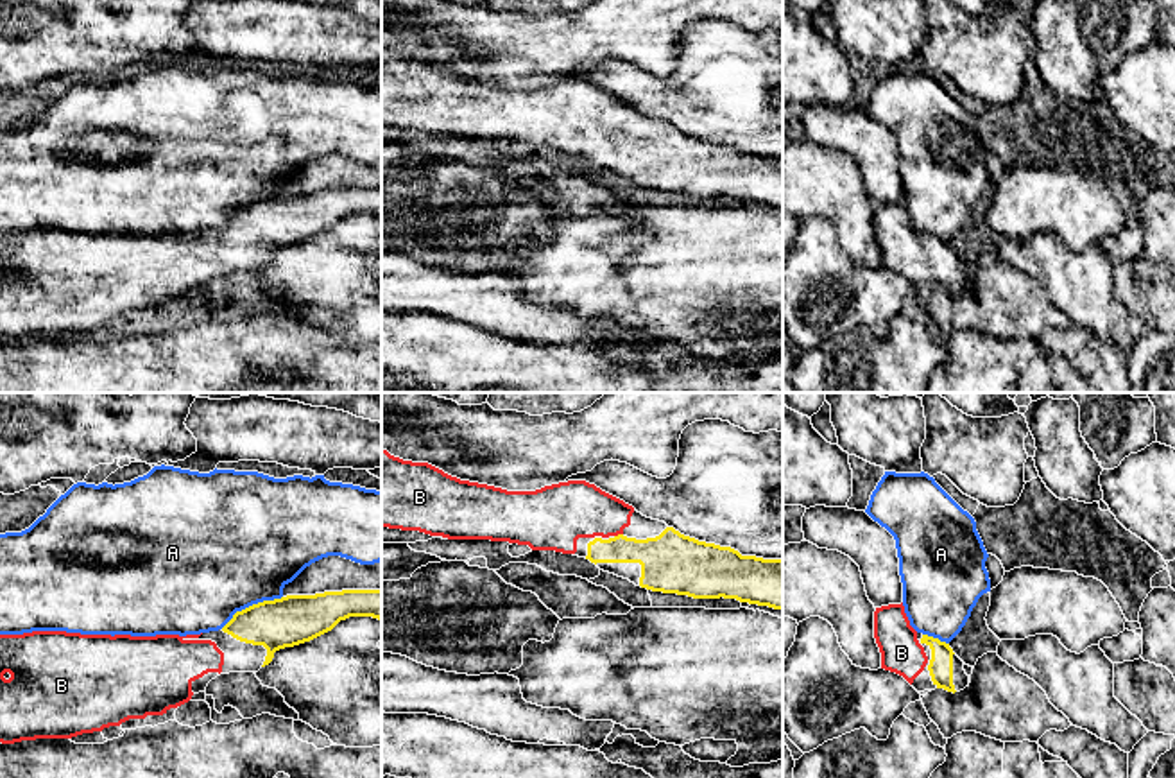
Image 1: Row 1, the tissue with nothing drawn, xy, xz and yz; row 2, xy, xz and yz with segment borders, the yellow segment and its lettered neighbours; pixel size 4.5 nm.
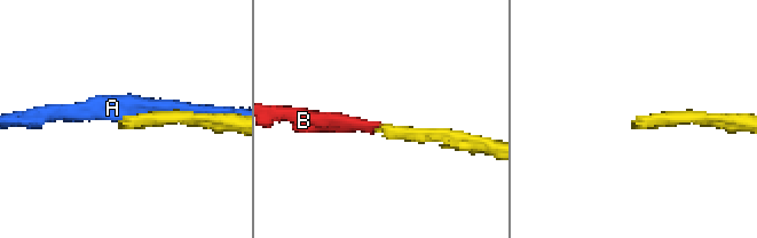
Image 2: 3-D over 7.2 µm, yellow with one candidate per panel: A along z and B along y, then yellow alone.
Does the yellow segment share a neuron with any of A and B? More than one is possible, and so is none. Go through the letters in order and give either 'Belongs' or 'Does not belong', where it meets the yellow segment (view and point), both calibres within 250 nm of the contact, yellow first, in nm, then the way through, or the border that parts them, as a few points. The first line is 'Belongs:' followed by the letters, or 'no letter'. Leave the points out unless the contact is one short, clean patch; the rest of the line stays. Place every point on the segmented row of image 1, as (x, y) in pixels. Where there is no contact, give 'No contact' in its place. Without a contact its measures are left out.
Belongs: B
A: Does not belong. Touches yellow at xy (253, 605). Thickness 220 nm (yellow) against 500 nm
B: Belongs. Touches yellow at xz (618, 535). Thickness 240 nm (yellow) against 260 nm

